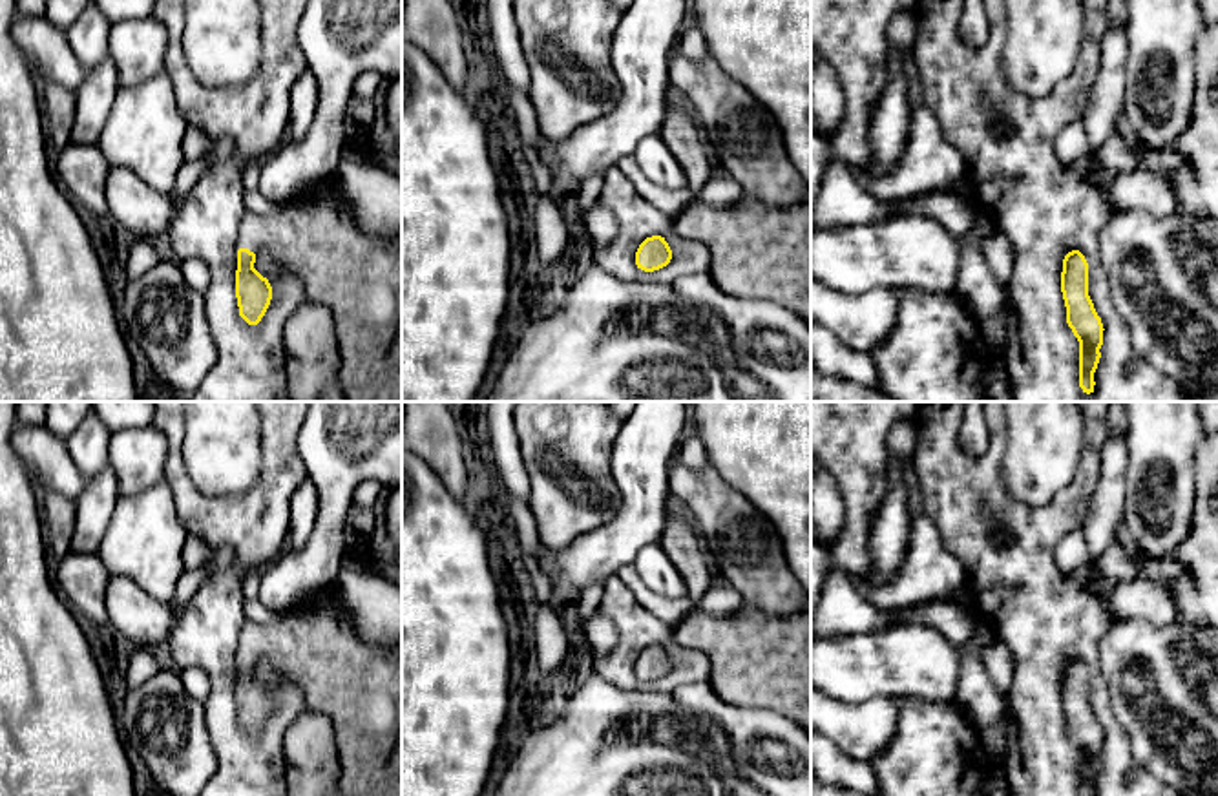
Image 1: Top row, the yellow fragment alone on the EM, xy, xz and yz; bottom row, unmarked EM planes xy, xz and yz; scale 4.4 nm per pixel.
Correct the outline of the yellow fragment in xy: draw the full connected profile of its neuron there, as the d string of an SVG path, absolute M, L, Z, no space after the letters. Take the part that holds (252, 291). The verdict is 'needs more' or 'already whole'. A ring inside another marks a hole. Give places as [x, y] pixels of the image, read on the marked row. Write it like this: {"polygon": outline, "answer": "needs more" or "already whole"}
{"polygon": "M332 177L321 179L320 186L298 201L285 201L268 215L247 214L237 236L236 298L239 316L248 325L257 325L265 316L272 287L256 268L256 256L268 252L279 272L301 279L307 299L325 305L332 312L340 347L338 383L347 402L402 402L402 234L378 237L363 232L340 194Z", "answer": "needs more"}

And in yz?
{"polygon": "M1079 250L1063 259L1061 292L1066 307L1066 323L1079 341L1079 387L1094 393L1094 372L1101 358L1103 323L1088 296L1088 263Z", "answer": "already whole"}

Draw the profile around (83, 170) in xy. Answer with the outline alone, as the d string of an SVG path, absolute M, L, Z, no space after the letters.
M69 142L51 159L53 173L73 203L82 204L93 215L110 214L106 181L111 164L97 144Z

